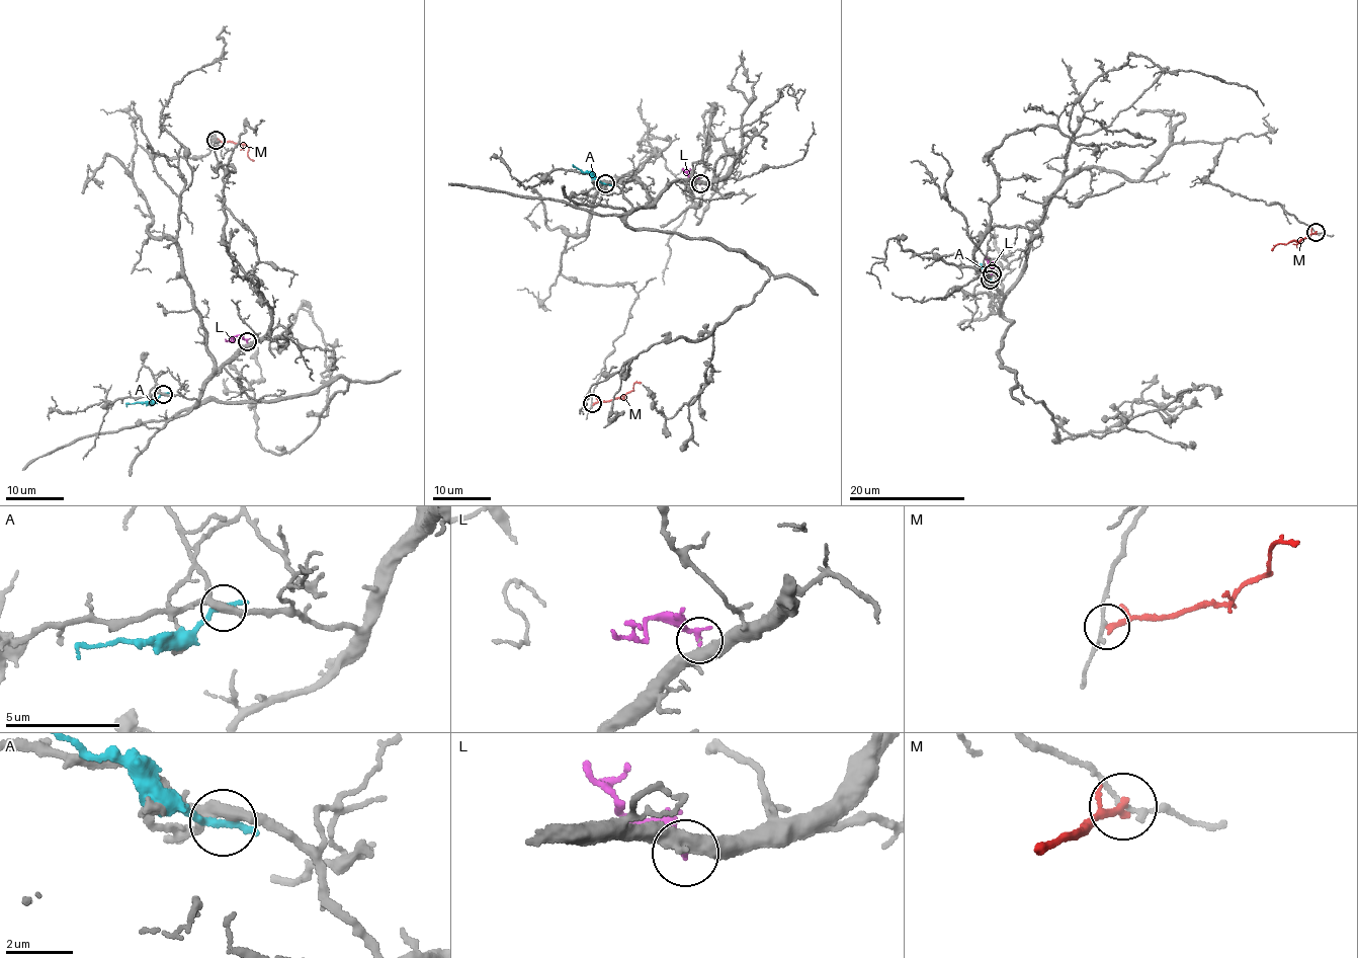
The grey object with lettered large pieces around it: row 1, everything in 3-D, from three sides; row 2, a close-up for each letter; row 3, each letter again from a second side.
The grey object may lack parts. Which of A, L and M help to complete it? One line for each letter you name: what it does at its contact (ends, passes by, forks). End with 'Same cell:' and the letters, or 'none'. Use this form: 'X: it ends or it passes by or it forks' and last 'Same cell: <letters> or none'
L: it ends
Same cell: L

